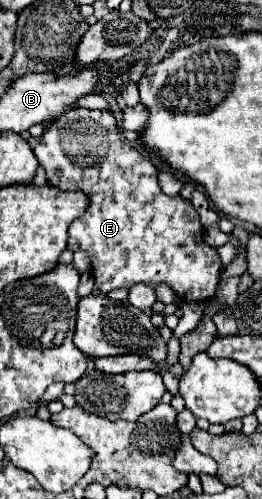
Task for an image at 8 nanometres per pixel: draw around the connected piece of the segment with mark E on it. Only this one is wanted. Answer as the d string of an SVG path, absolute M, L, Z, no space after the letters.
M74 108L62 118L56 118L46 126L40 136L34 154L40 166L46 170L48 184L60 190L82 190L90 206L86 212L76 218L68 228L68 250L84 250L90 256L92 276L96 288L102 294L108 294L114 288L132 288L138 282L156 286L158 282L168 284L182 300L188 302L206 302L212 300L218 292L222 262L214 248L210 248L202 238L202 224L194 206L186 200L166 196L158 186L158 170L154 164L144 158L130 142L124 140L116 118L112 112Z

